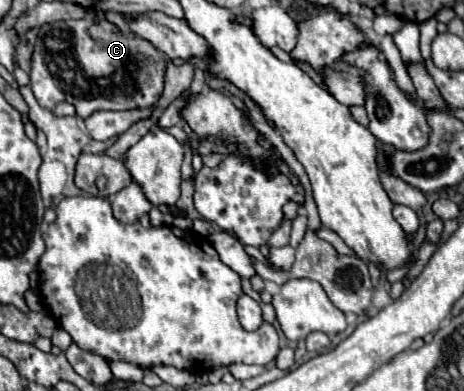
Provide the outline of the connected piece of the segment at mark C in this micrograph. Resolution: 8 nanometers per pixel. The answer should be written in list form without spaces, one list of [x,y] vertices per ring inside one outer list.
[[[103,18],[61,20],[41,26],[29,72],[33,94],[41,106],[53,110],[59,102],[69,102],[77,108],[77,116],[81,118],[97,110],[135,110],[153,106],[163,92],[163,76],[163,54],[157,54],[149,42],[135,36],[131,30],[121,30],[111,22],[103,22]]]

